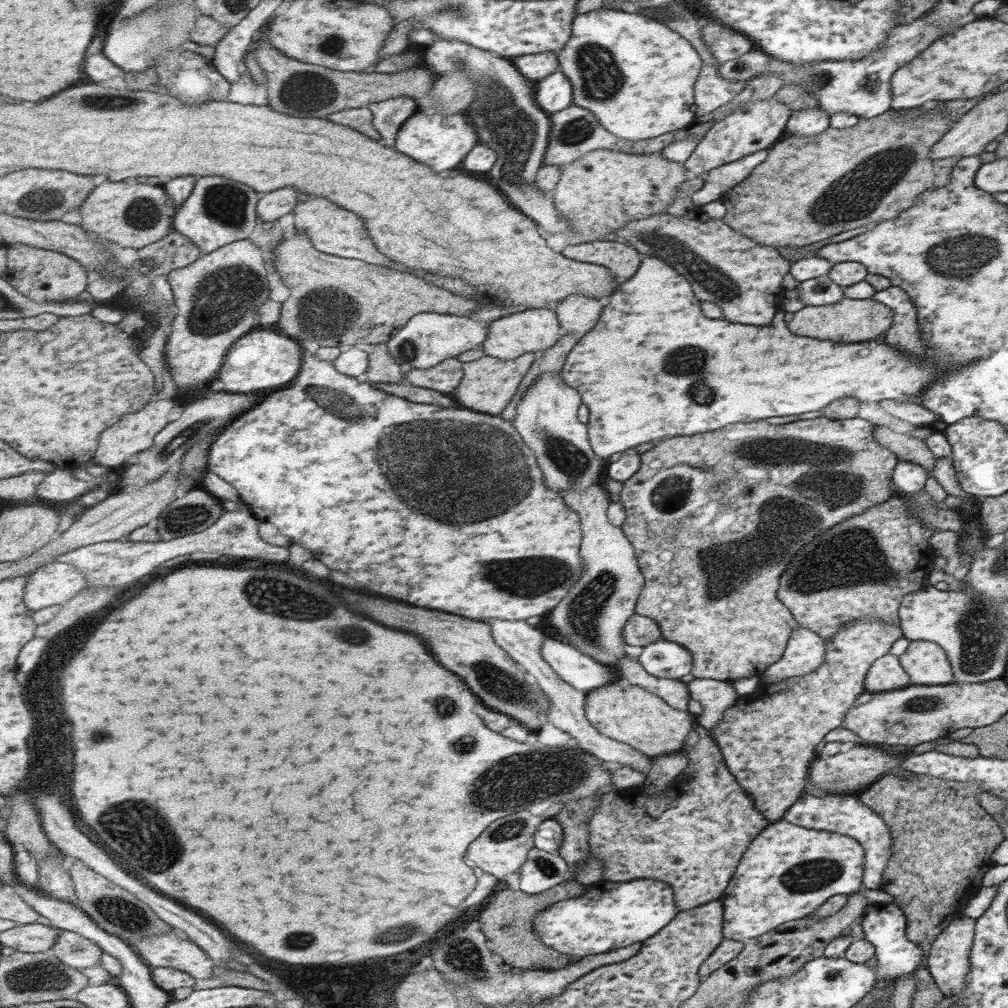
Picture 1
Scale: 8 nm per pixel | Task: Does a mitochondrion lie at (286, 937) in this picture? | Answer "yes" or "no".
yes

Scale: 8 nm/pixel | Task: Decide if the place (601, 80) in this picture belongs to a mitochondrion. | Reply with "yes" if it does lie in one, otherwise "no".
yes

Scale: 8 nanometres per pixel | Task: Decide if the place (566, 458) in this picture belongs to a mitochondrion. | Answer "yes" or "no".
yes

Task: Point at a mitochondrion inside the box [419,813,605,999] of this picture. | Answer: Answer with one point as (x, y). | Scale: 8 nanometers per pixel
(461, 954)

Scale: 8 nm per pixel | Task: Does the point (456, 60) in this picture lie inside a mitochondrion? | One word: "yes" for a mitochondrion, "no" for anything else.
yes

